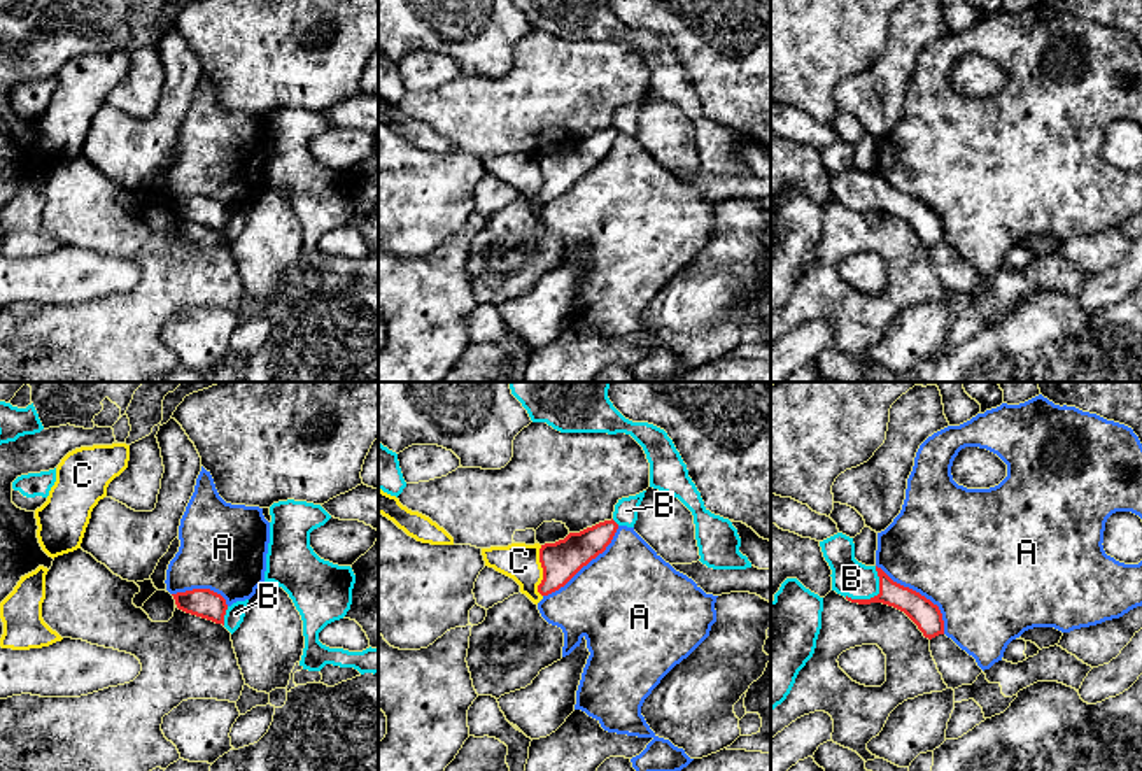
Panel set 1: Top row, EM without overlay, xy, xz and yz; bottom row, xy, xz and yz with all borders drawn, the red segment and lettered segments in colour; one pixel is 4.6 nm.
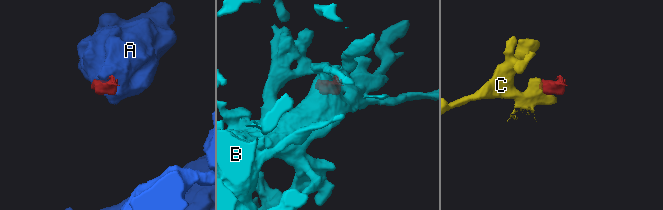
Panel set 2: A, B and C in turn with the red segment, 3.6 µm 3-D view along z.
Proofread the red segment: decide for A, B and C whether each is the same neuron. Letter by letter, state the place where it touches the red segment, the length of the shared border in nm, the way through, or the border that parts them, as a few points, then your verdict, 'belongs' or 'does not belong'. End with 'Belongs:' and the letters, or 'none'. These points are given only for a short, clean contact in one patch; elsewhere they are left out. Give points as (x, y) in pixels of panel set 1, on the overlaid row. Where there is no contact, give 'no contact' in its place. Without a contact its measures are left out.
A: yz (918, 593) | 440 nm | does not belong
B: yz (874, 596) | 200 nm | across yz (918, 608), (899, 596), (874, 596), (852, 579) | belongs
C: xz (543, 572) | 240 nm | along xz (540, 545), (542, 582), (538, 593), (542, 596) | does not belong
Belongs: B

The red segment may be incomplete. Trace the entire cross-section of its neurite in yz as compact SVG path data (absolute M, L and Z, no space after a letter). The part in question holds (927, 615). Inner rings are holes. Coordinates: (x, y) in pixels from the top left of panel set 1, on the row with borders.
M837 533L820 541L832 569L832 591L851 603L883 603L904 612L932 640L944 634L944 620L937 605L920 592L893 582L881 568L855 559L853 538Z

